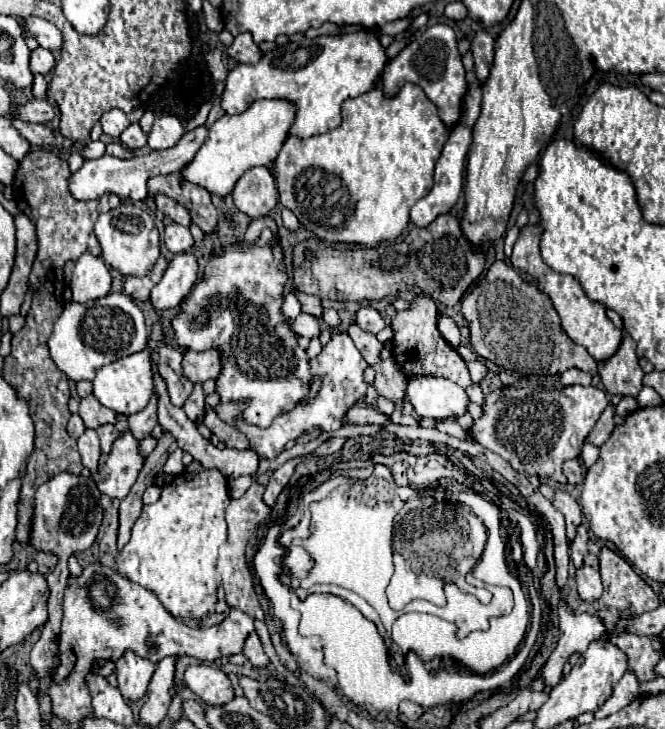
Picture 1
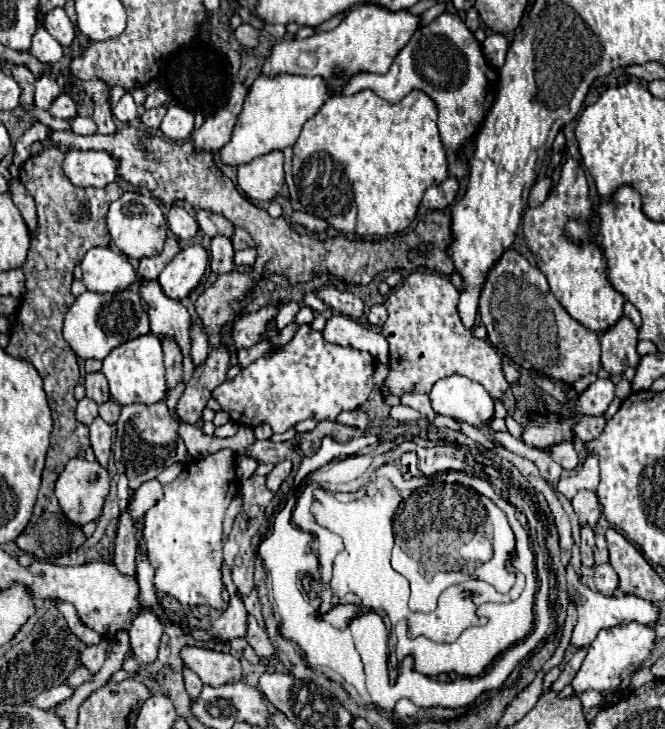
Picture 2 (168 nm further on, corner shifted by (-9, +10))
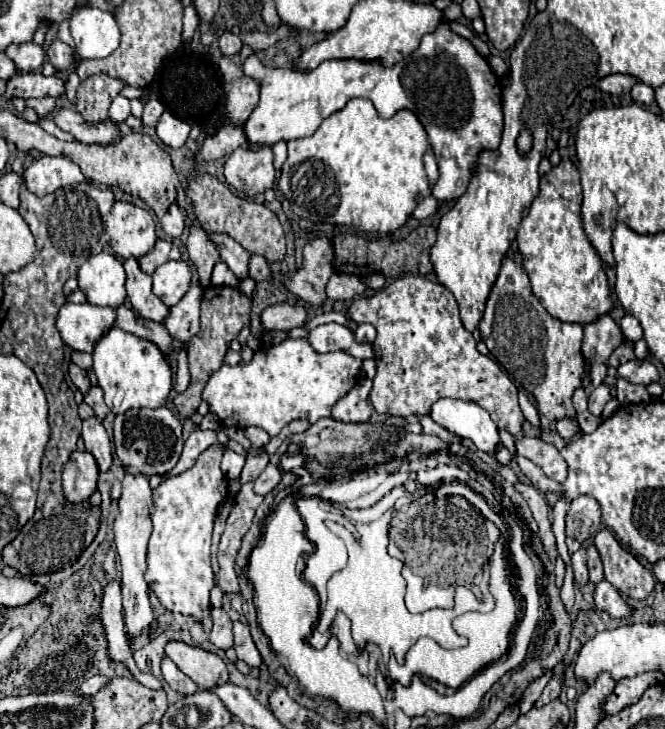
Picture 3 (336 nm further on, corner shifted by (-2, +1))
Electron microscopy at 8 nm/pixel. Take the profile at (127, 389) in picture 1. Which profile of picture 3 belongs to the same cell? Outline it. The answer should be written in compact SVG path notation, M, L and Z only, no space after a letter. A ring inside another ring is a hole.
M113 327L93 351L93 371L99 379L99 387L105 393L105 403L111 413L125 413L129 409L141 407L161 407L171 391L171 367L165 361L163 353L145 339L139 339L131 333L125 333Z

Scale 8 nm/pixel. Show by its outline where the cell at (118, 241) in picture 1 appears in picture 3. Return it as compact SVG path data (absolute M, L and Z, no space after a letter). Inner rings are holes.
M115 201L107 215L107 235L117 257L139 259L153 251L157 235L151 213L133 203Z

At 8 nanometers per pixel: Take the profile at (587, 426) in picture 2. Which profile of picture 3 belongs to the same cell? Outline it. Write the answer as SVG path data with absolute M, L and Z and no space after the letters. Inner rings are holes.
M565 417L565 419L559 419L557 421L557 433L563 437L563 439L571 439L573 435L579 433L579 423L575 417Z

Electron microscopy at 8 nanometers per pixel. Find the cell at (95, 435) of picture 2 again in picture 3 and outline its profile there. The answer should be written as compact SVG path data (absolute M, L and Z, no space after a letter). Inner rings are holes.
M97 417L85 419L81 437L85 441L87 451L95 457L99 471L107 471L111 467L113 457L111 457L111 441L109 441L109 435L105 433L101 421Z

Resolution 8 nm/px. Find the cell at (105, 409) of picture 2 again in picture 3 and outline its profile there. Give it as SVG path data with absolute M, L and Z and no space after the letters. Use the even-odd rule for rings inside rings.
M91 387L89 393L85 393L85 403L93 409L93 413L95 413L97 419L103 421L103 419L109 415L109 407L107 407L105 401L103 401L103 391L101 391L101 387Z

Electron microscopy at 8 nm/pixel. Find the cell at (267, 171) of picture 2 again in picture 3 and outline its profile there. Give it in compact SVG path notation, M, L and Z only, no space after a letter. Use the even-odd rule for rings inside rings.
M241 145L225 163L225 179L243 197L255 199L263 195L275 187L273 151L269 147L251 151L247 145Z

